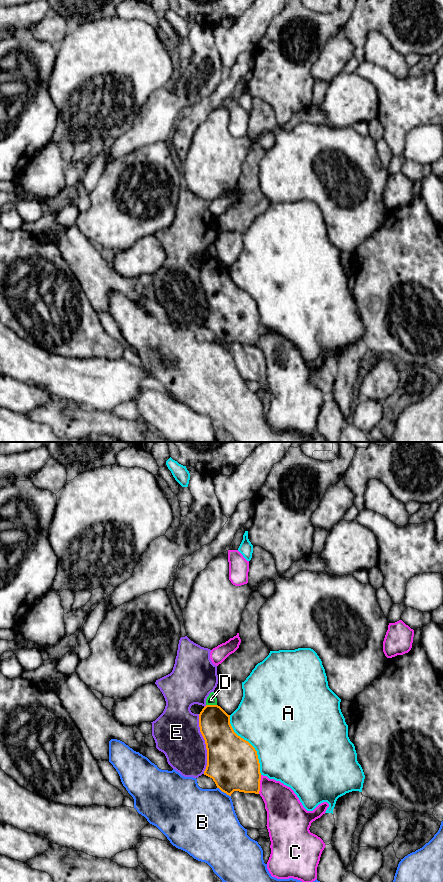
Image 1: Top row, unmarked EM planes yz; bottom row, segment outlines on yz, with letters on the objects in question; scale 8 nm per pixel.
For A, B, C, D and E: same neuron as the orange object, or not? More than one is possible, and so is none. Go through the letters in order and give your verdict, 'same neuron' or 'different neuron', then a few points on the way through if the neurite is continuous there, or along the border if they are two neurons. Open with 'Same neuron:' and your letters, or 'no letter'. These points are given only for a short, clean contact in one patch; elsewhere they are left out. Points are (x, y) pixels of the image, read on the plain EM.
Same neuron: no letter
A: different neuron
B: different neuron
C: different neuron
D: different neuron | along yz (206, 256), (216, 257)
E: different neuron

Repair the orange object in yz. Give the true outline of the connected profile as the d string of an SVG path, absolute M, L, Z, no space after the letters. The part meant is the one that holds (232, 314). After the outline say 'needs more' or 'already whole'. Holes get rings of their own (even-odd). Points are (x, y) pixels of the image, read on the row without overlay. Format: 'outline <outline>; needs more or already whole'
outline M206 257L199 266L199 279L207 301L204 327L212 330L217 340L229 348L234 343L259 346L261 325L257 303L234 284L230 267L218 257Z; already whole

